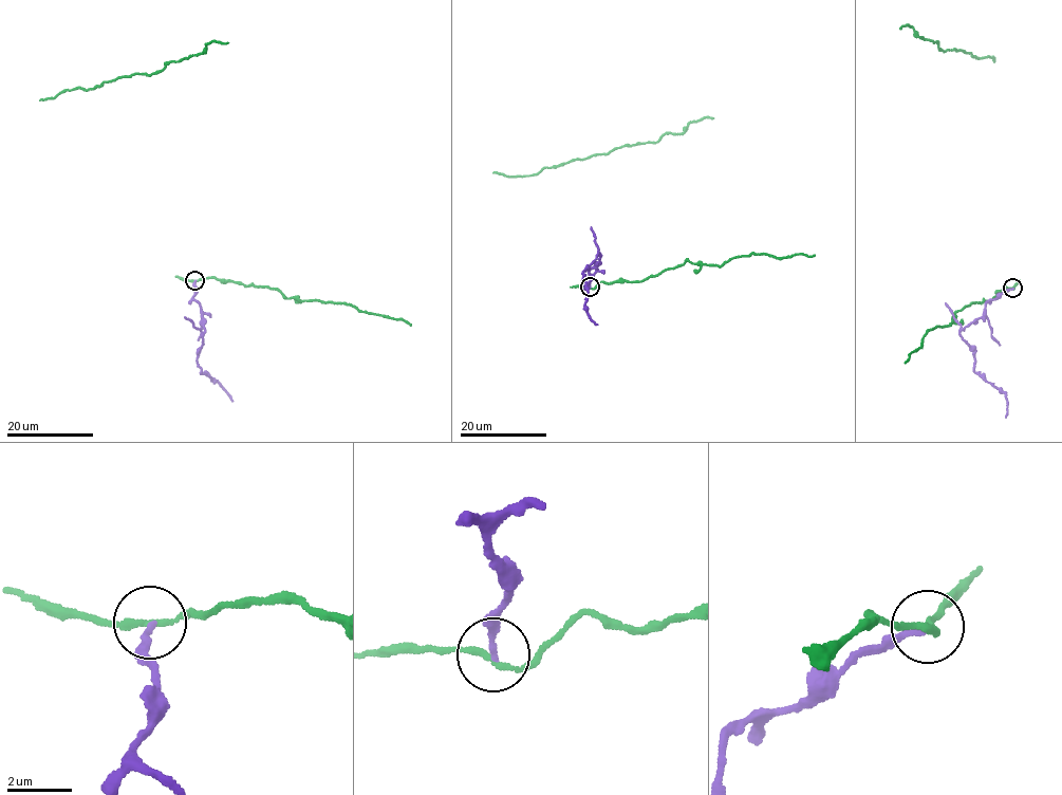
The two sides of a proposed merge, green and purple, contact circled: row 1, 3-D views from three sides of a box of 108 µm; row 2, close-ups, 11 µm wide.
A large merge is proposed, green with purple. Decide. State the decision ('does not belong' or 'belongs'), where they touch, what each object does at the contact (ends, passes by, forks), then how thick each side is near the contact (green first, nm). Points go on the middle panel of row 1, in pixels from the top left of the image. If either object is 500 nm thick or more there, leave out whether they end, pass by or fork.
does not belong; place (590, 287); green passes by; purple ends; calibres 170 and 180 nm

